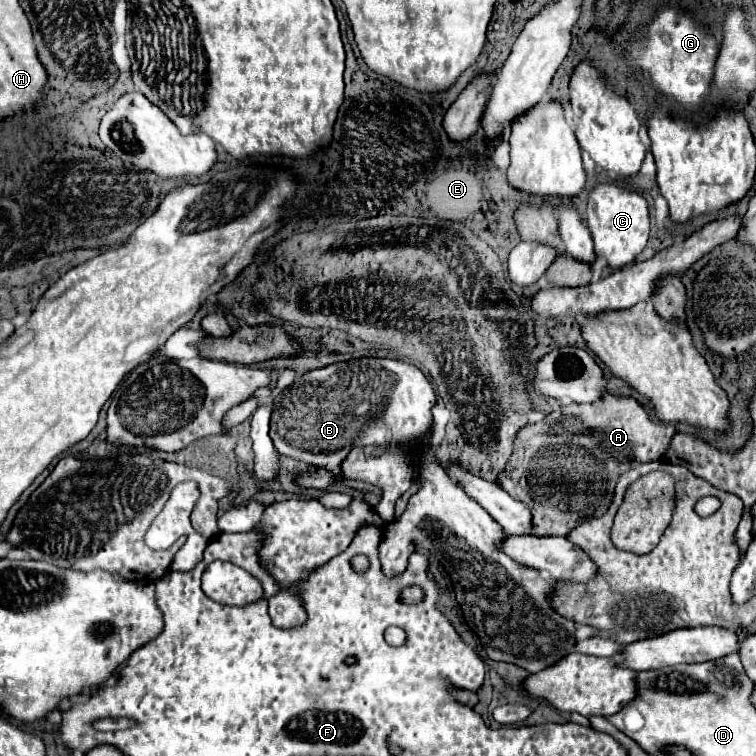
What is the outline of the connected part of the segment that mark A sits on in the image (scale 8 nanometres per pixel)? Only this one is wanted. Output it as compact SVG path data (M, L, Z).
M606 395L594 403L572 403L518 433L518 439L524 439L524 471L514 453L500 485L518 499L524 495L542 537L566 537L584 519L602 517L612 503L618 477L634 465L660 461L674 433L674 425L656 421L634 397Z

